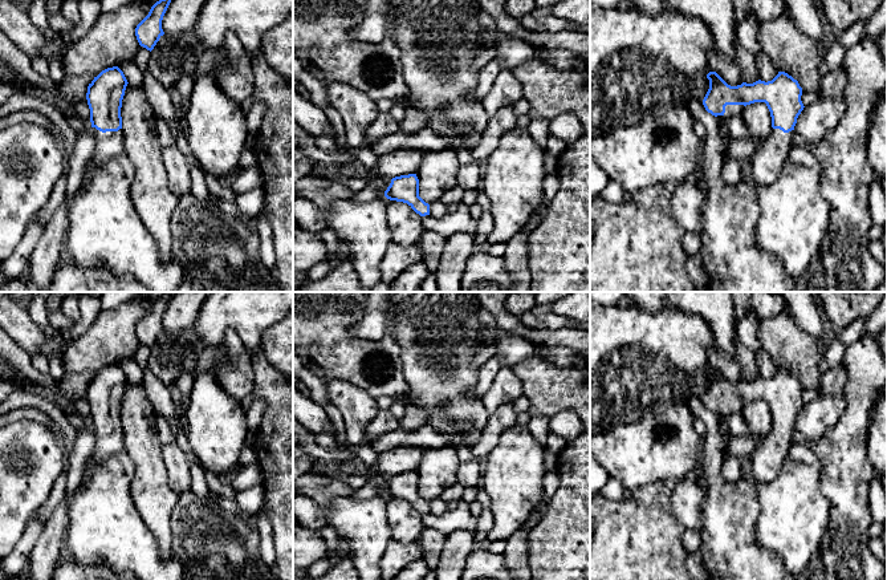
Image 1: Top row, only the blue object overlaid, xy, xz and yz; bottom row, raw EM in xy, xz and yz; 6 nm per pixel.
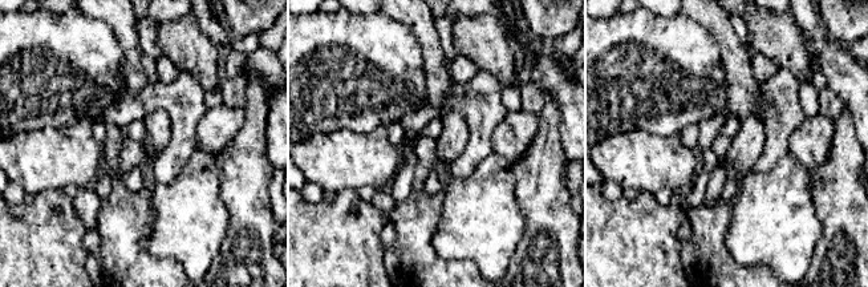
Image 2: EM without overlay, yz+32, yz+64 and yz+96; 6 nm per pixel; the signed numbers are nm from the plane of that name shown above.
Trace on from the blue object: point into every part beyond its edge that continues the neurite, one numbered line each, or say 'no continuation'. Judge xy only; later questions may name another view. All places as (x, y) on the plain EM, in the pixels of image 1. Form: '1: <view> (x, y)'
1: xy (109, 442)

